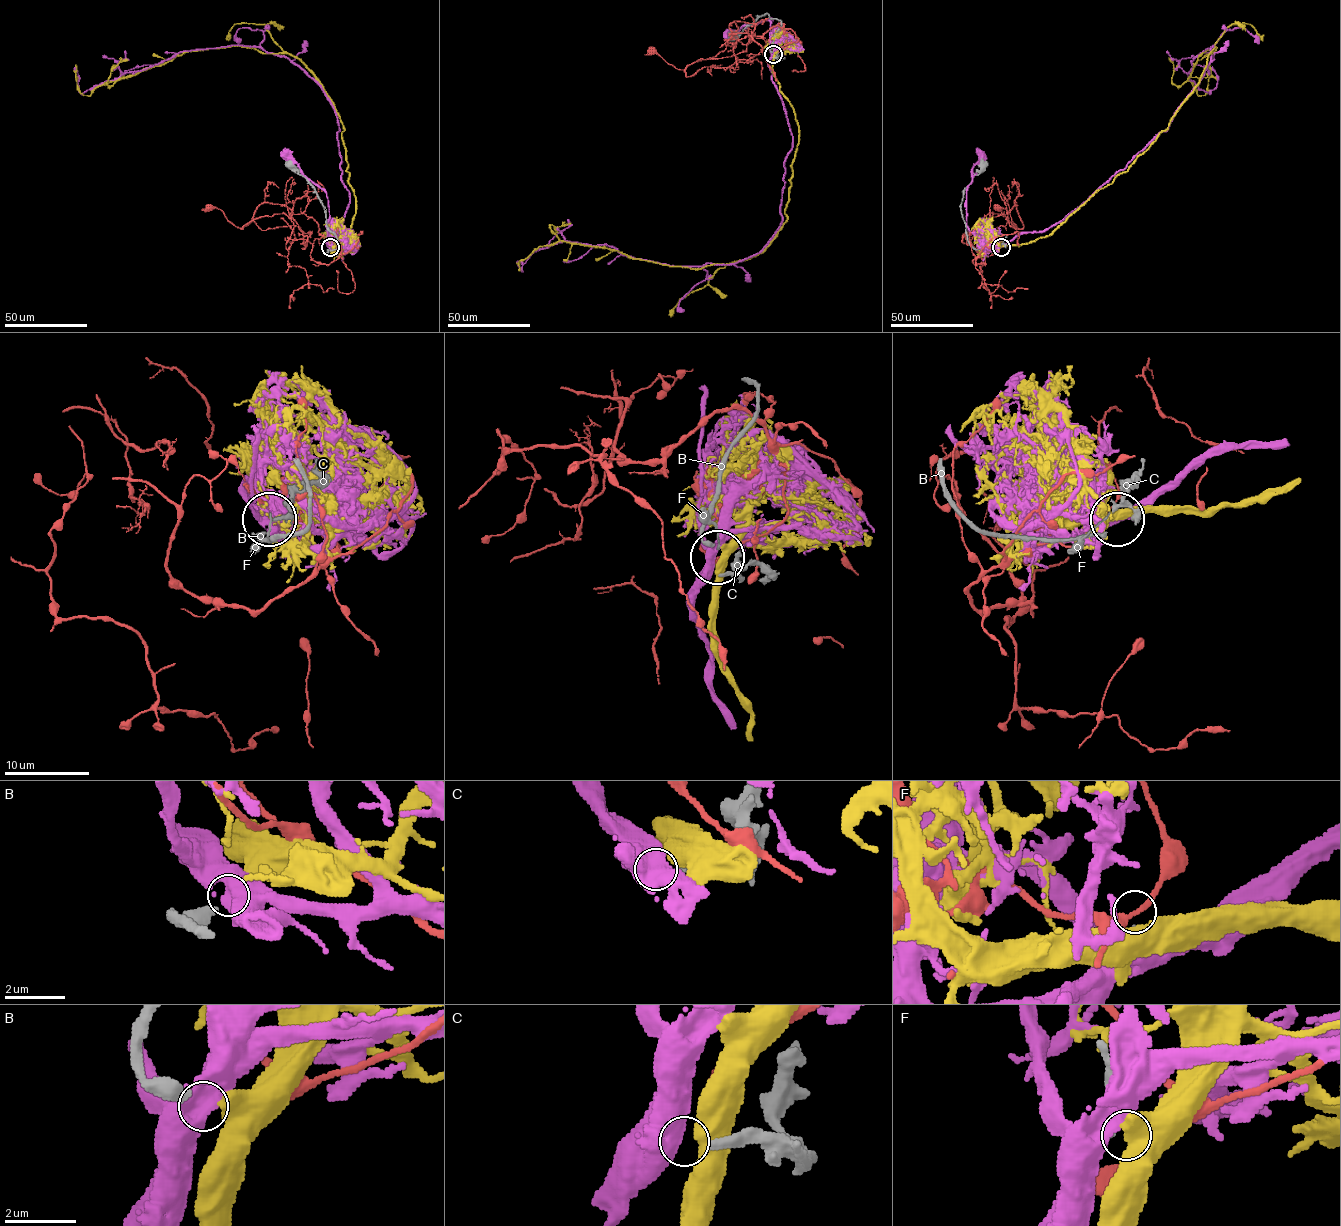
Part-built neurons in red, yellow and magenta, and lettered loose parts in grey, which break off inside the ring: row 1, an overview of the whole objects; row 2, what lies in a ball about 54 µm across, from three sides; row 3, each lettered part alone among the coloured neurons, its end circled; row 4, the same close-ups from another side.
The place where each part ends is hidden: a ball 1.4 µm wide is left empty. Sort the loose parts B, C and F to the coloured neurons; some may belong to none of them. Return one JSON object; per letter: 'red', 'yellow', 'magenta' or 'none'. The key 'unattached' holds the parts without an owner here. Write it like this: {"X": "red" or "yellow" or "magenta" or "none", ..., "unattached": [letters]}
{"B": "yellow", "C": "magenta", "F": "none", "unattached": ["F"]}

